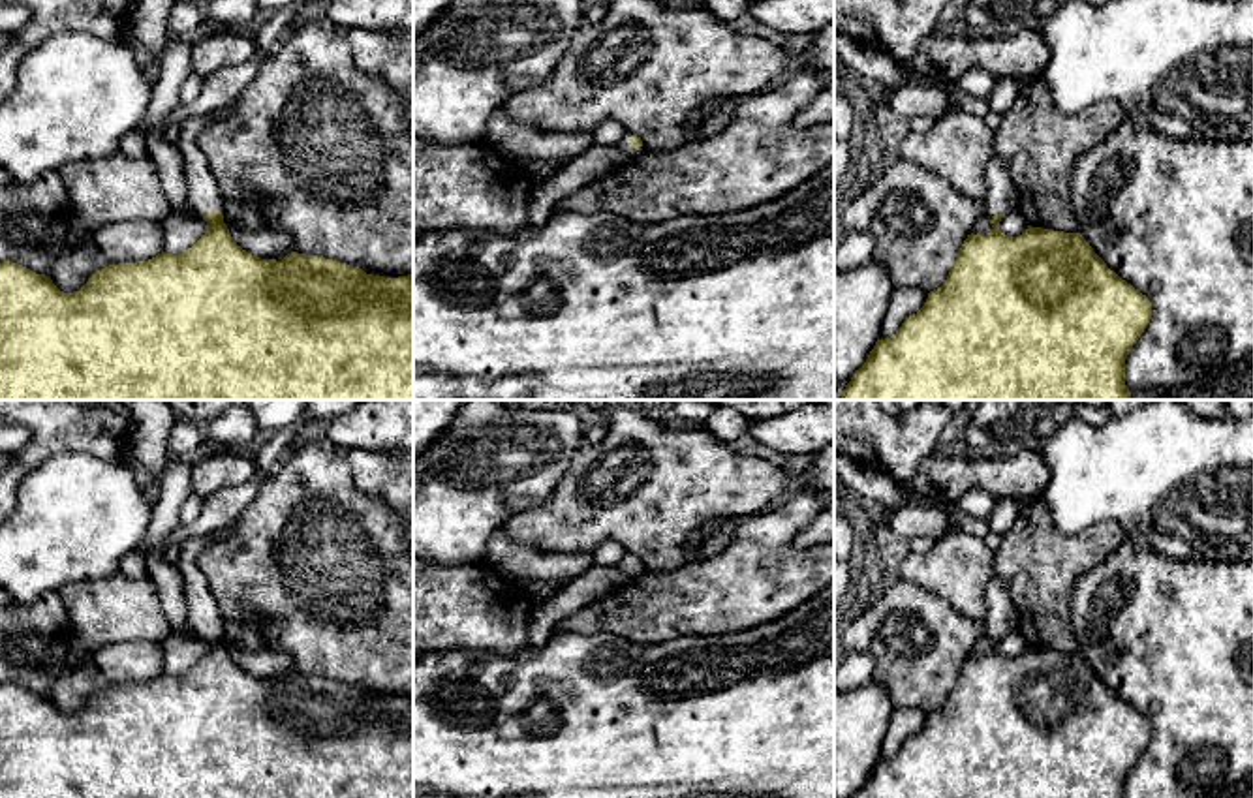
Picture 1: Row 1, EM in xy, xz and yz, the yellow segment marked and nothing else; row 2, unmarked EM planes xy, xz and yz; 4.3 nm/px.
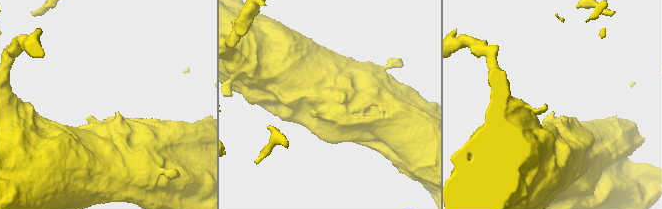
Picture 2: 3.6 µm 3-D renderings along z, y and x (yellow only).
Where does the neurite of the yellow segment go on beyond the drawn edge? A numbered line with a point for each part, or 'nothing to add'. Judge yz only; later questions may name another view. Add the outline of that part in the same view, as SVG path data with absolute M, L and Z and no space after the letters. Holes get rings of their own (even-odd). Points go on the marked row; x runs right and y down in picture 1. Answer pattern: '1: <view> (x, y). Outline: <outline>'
1: yz (1002, 198). Outline: M992 154L990 161L986 163L984 178L984 207L990 216L1005 216L1018 207L1020 197L1001 156Z

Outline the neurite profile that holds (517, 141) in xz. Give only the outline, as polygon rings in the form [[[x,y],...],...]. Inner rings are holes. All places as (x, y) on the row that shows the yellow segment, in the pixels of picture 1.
[[[503,105],[492,115],[483,139],[498,154],[518,163],[549,161],[564,165],[588,150],[592,133],[556,133],[513,120]]]

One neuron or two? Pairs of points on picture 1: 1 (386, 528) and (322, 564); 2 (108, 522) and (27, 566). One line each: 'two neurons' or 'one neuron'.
1: one neuron
2: one neuron

